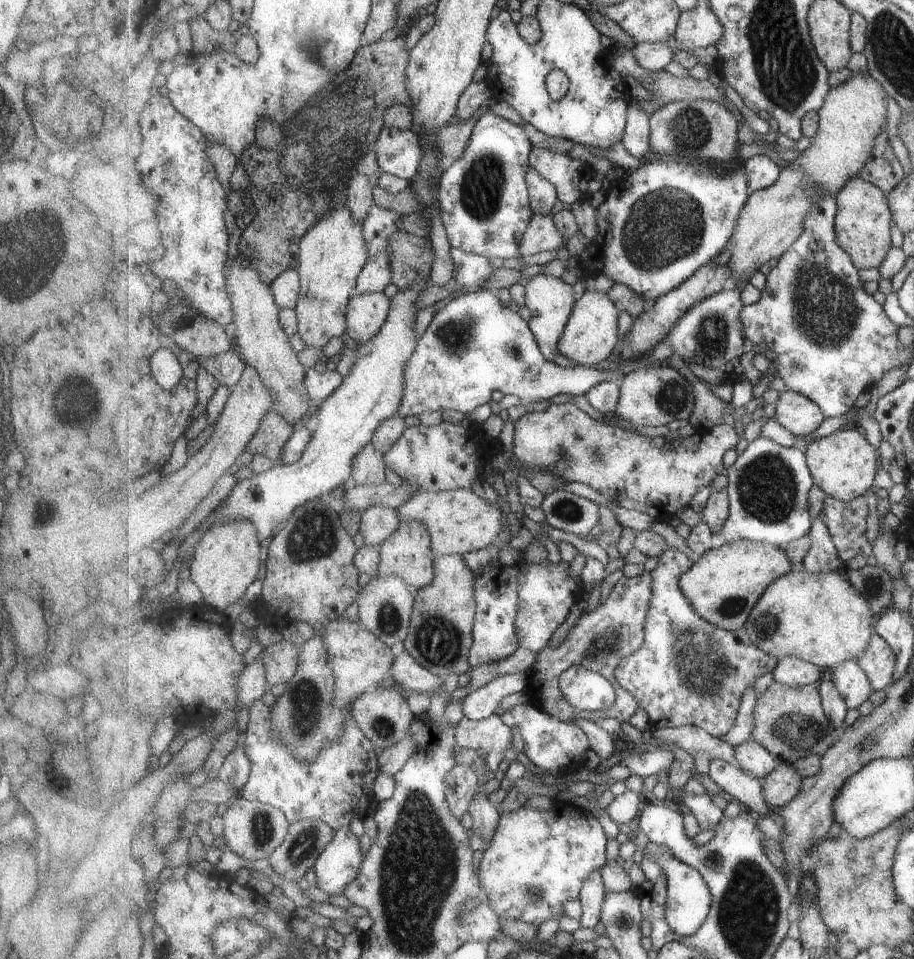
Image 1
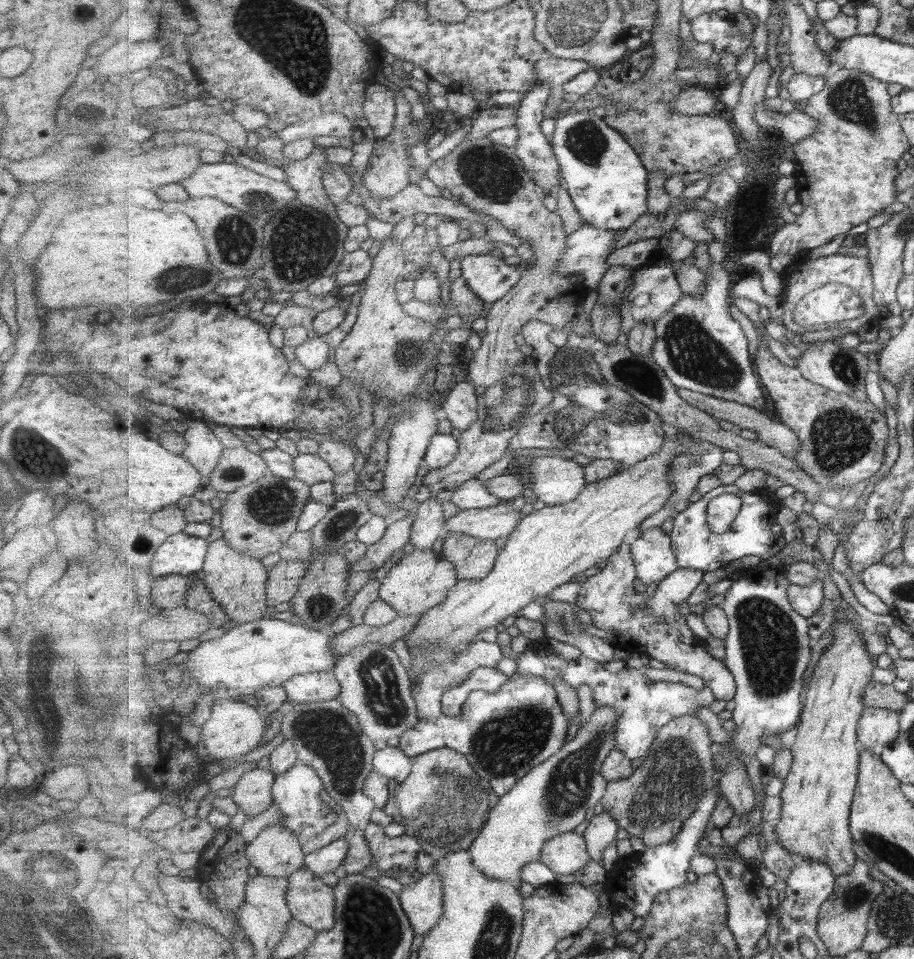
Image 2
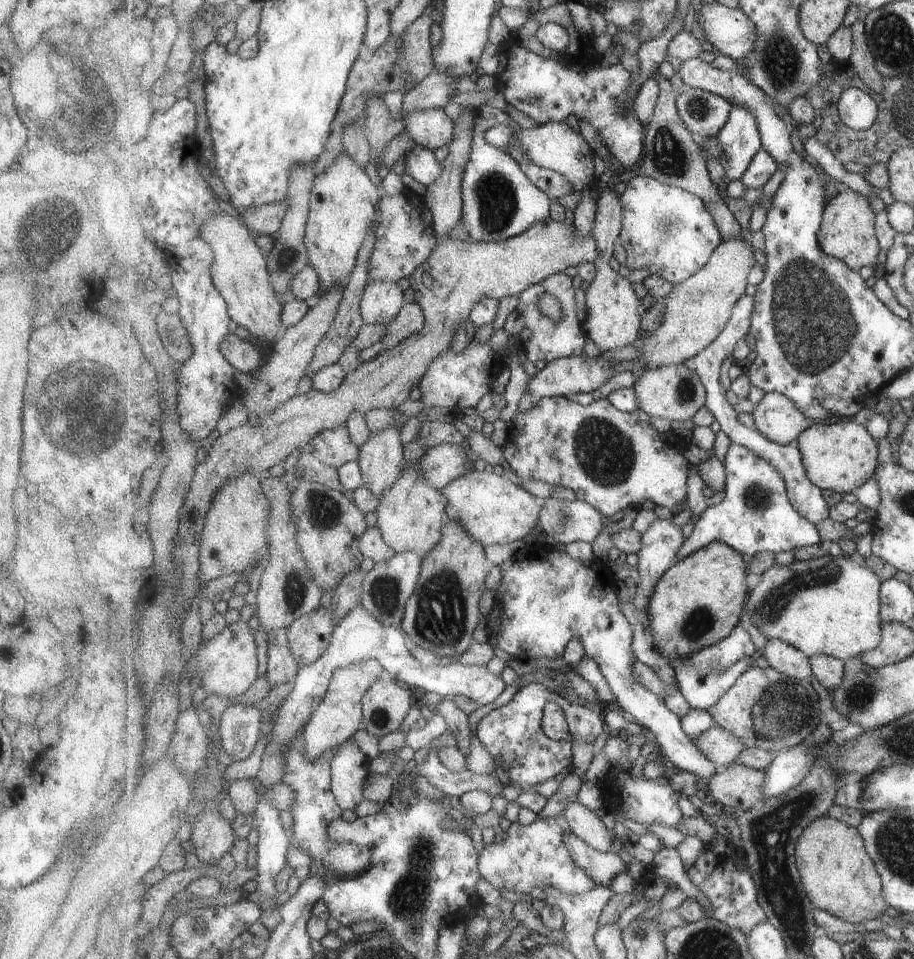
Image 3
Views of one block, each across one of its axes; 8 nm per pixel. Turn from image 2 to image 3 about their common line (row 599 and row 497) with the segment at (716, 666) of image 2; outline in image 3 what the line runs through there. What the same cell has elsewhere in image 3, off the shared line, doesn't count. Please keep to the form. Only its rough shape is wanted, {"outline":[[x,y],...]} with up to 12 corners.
{"outline":[[567,397],[516,412],[503,456],[611,517],[677,515],[689,442]]}

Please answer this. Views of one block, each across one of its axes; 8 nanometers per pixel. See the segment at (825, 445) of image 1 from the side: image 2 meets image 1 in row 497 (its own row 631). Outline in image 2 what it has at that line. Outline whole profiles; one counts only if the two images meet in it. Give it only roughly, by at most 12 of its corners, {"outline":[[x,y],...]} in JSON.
{"outline":[[851,619],[805,688],[783,849],[857,866],[850,814],[875,657]]}

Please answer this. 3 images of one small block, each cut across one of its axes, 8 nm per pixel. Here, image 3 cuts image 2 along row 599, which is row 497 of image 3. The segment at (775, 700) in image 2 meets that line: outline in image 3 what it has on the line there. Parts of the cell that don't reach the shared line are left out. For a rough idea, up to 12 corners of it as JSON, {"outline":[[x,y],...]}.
{"outline":[[732,443],[726,496],[680,559],[712,543],[745,556],[822,544],[773,462]]}

